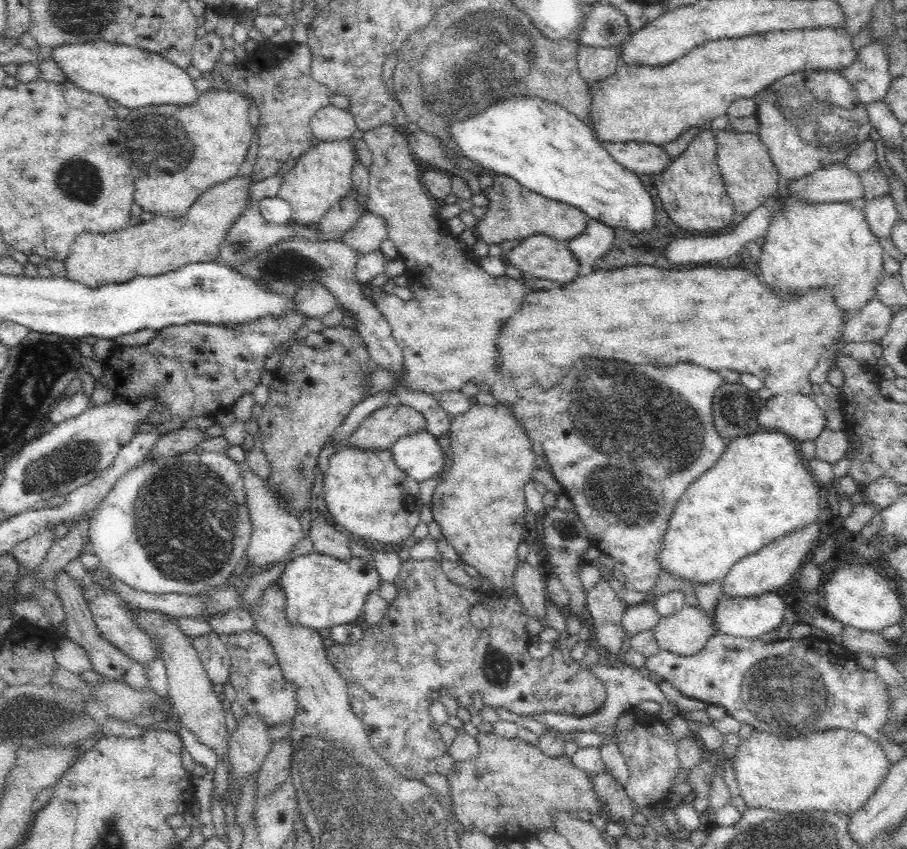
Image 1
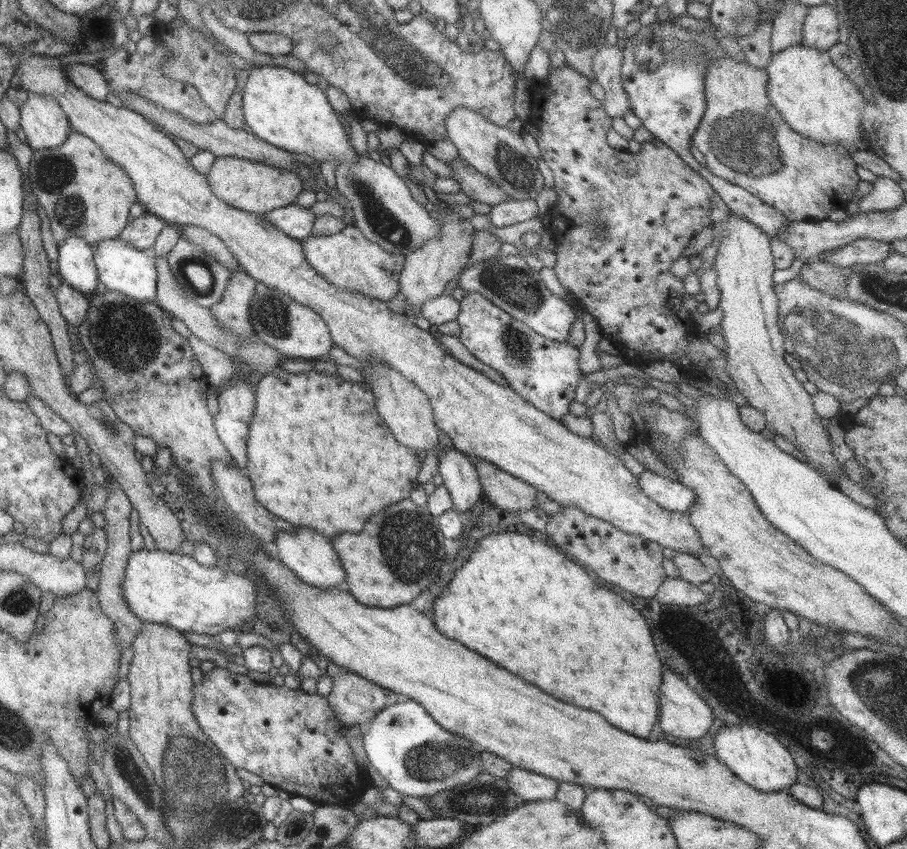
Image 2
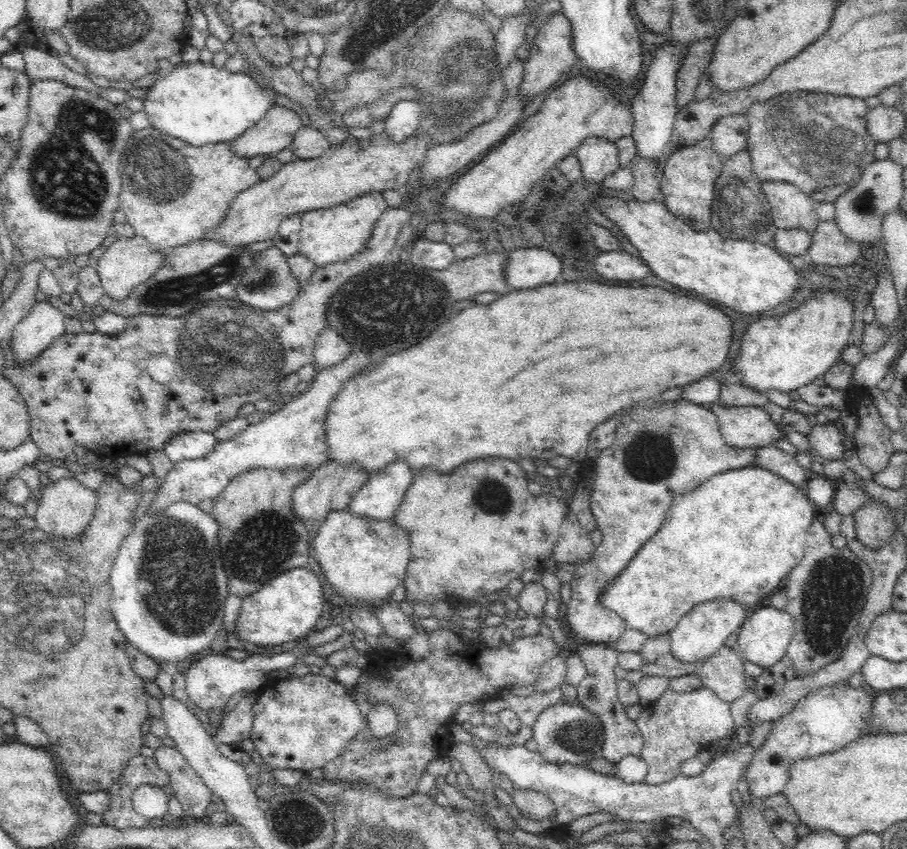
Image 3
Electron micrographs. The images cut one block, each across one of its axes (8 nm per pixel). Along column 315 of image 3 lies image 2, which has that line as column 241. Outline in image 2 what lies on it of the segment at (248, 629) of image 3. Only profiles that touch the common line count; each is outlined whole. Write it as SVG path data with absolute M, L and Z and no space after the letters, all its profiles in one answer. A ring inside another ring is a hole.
M145 548L131 551L128 566L124 570L122 589L124 589L124 599L128 607L140 620L165 624L183 633L220 634L224 630L234 629L240 624L249 622L250 618L256 615L258 586L254 583L254 578L228 571L228 569L224 570L218 565L214 567L202 565L196 562L192 555L180 554L179 551L166 552L160 549L148 550Z

